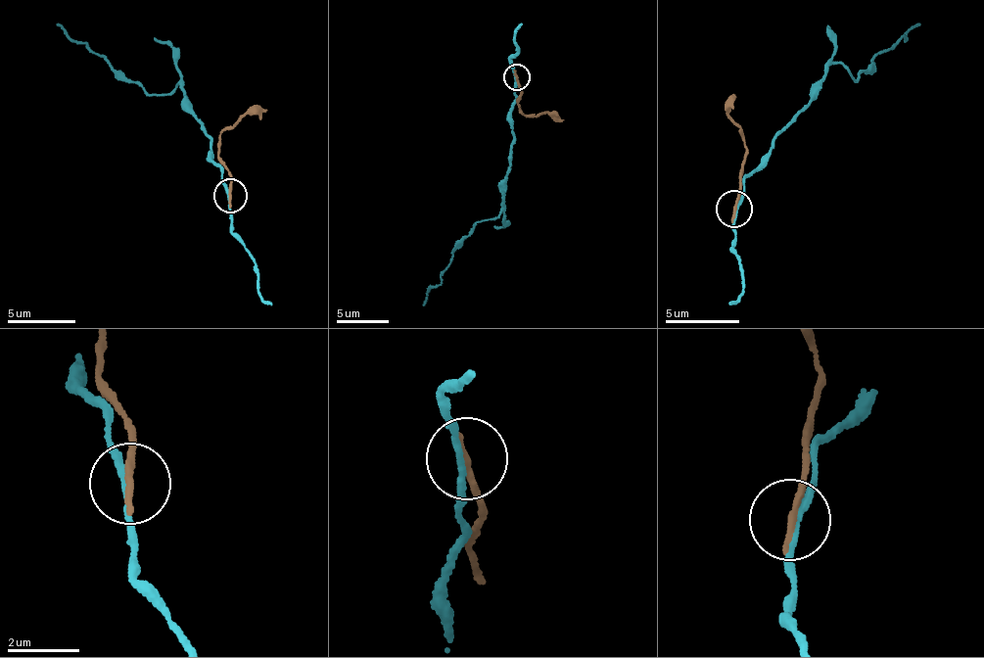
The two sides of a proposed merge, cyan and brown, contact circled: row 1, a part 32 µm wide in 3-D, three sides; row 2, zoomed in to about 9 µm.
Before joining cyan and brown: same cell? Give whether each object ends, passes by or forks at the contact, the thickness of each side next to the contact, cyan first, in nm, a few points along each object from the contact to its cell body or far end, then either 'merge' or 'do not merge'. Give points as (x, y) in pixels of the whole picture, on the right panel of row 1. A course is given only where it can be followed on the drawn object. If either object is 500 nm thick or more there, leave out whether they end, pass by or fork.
cyan passes by; brown ends there; 150 nm thick on the cyan side, 240 nm on the other; cyan runs (735, 210), (746, 173), (772, 150), (774, 131), (810, 104), (824, 67), (858, 77), (918, 25); brown runs (735, 210), (746, 146), (730, 114), (731, 94); do not merge

